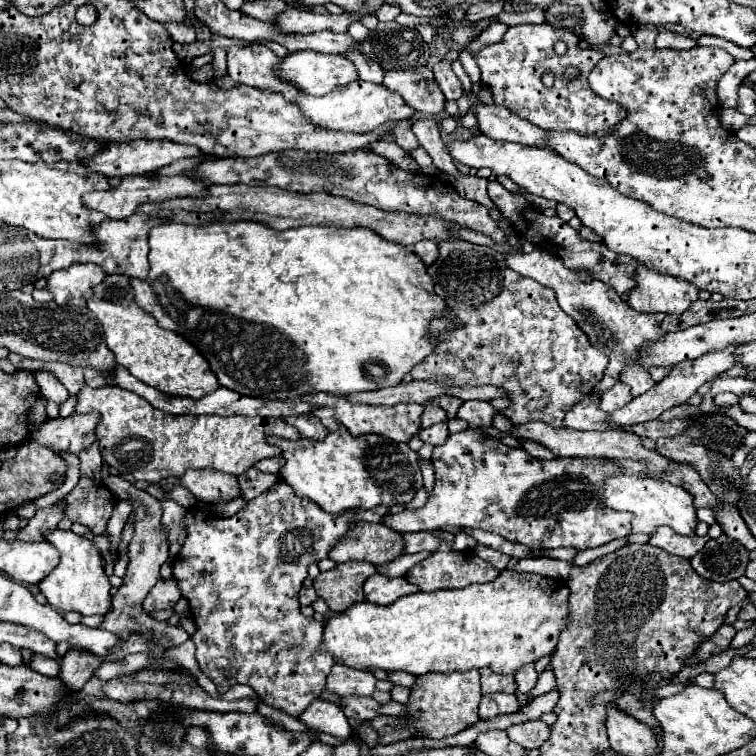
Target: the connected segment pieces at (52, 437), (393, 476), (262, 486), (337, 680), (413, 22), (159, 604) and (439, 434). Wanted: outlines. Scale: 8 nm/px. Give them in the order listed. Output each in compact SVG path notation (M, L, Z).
M72 412L68 418L50 418L38 430L32 432L32 438L52 450L70 450L72 454L80 454L96 440L94 428L98 420L98 412Z
M340 426L336 432L330 432L324 442L306 438L292 442L276 436L270 436L268 442L284 450L282 456L286 464L280 470L280 478L290 484L298 496L310 498L330 514L356 508L408 504L424 486L418 454L412 452L408 444L392 442L382 436L370 434L352 438L350 432Z
M250 468L248 472L244 472L244 476L238 476L238 480L240 480L240 488L242 488L242 498L248 502L248 500L254 500L256 496L264 494L266 490L270 490L278 482L278 476L264 474L256 468Z
M334 664L328 678L326 688L338 696L358 694L358 696L372 696L376 690L376 678L368 670L356 670L348 668L344 664Z
M402 12L396 19L396 22L406 28L414 28L417 24L429 24L429 18L416 17Z
M172 576L168 580L160 578L154 588L148 592L148 596L142 602L142 608L150 614L154 610L166 610L166 608L174 608L174 604L180 600L180 588L178 588L178 580Z
M440 422L436 426L430 426L430 428L420 430L420 438L422 438L422 442L428 442L432 446L440 446L448 438L448 428L446 428L444 422Z

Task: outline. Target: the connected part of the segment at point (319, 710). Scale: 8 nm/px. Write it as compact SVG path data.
M314 700L300 716L298 720L310 728L310 730L320 730L338 738L350 738L352 728L348 724L348 718L344 712L340 712L340 706L328 700Z

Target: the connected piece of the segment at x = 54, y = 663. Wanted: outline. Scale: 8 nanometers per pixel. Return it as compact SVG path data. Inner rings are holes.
M34 654L32 660L30 660L30 668L48 676L48 678L54 678L58 676L60 672L60 664L58 660L52 660L52 658L46 658L46 656L40 656L40 654Z

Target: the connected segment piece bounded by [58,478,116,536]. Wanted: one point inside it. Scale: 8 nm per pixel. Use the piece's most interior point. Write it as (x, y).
(81, 505)

